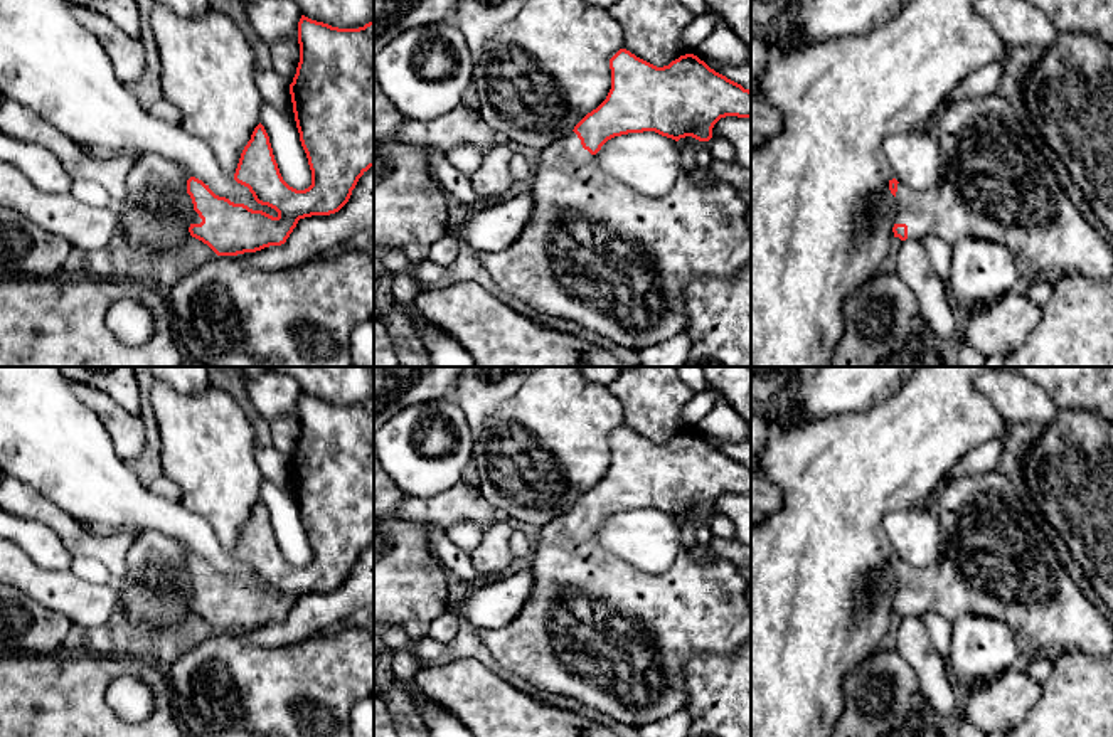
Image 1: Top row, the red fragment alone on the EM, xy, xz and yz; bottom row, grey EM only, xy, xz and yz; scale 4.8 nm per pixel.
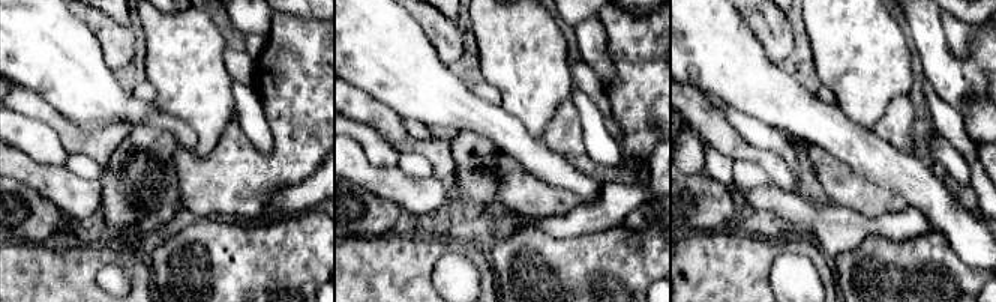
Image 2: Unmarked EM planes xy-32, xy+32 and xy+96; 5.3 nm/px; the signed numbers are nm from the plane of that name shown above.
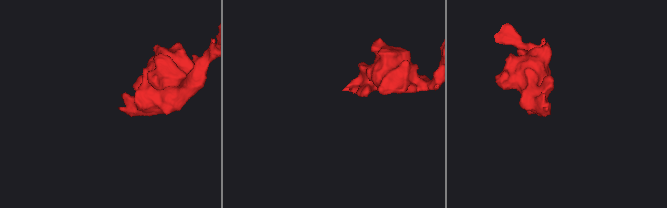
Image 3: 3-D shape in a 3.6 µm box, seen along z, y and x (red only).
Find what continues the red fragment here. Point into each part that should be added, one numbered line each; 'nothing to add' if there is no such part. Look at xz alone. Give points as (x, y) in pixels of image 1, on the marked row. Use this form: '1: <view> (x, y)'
1: xz (598, 253)

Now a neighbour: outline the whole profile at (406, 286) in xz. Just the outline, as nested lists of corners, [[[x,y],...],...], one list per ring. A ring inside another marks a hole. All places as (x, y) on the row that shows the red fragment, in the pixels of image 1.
[[[409,271],[392,276],[392,301],[406,313],[409,321],[431,325],[418,313],[414,306],[416,296],[426,289],[428,286]]]

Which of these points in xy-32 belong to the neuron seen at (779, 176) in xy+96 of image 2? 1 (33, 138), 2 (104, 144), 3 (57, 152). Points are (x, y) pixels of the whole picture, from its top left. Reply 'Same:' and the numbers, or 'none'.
Same: 2

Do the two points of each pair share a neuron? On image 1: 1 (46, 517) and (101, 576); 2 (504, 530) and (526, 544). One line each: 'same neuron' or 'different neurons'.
1: different neurons
2: different neurons

